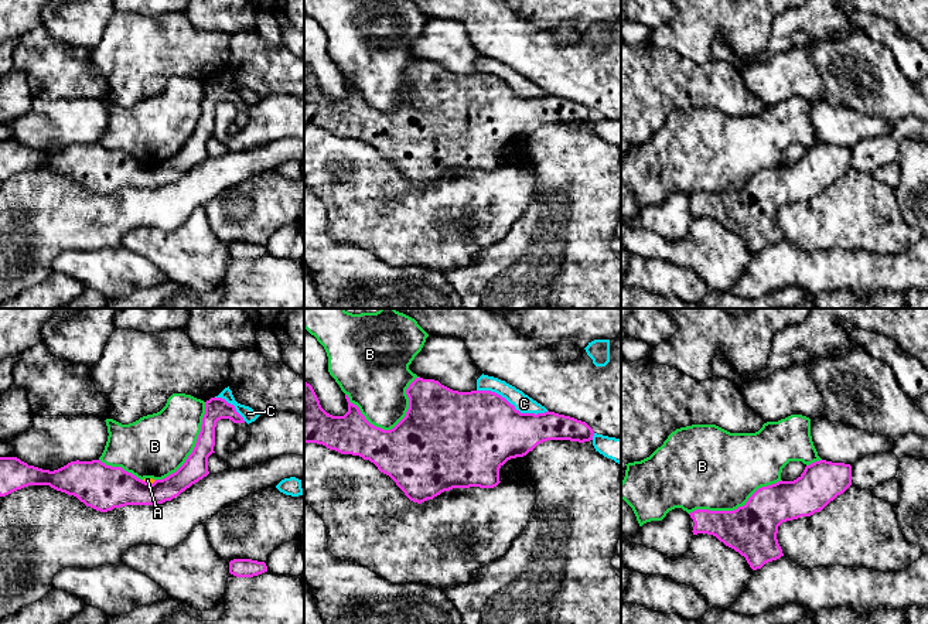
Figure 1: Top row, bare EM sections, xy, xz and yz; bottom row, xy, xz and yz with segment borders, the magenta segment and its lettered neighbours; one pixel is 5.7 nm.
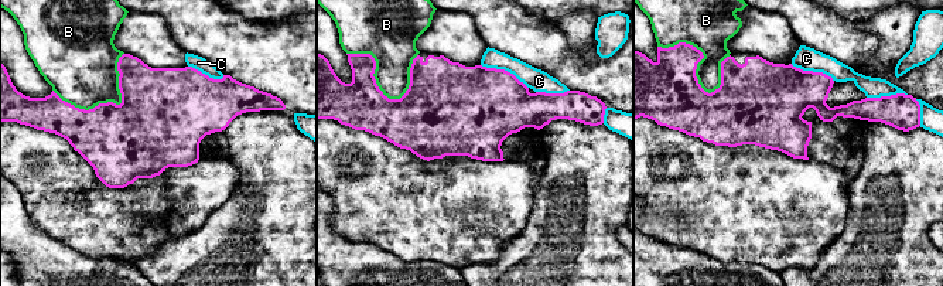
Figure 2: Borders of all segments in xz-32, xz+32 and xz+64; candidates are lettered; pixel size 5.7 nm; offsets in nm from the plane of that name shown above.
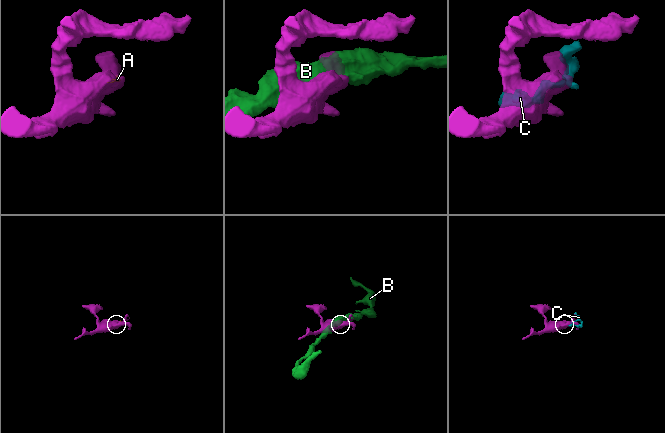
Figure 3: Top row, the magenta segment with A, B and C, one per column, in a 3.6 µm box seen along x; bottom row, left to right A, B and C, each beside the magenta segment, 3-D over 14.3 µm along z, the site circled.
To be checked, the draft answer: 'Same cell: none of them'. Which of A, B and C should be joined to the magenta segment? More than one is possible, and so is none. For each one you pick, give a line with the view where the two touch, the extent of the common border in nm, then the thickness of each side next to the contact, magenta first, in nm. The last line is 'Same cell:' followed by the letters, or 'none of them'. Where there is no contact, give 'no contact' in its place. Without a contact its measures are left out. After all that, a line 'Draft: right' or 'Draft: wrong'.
Same cell: none of them
Draft: right

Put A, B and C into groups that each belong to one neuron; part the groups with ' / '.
A B / C

